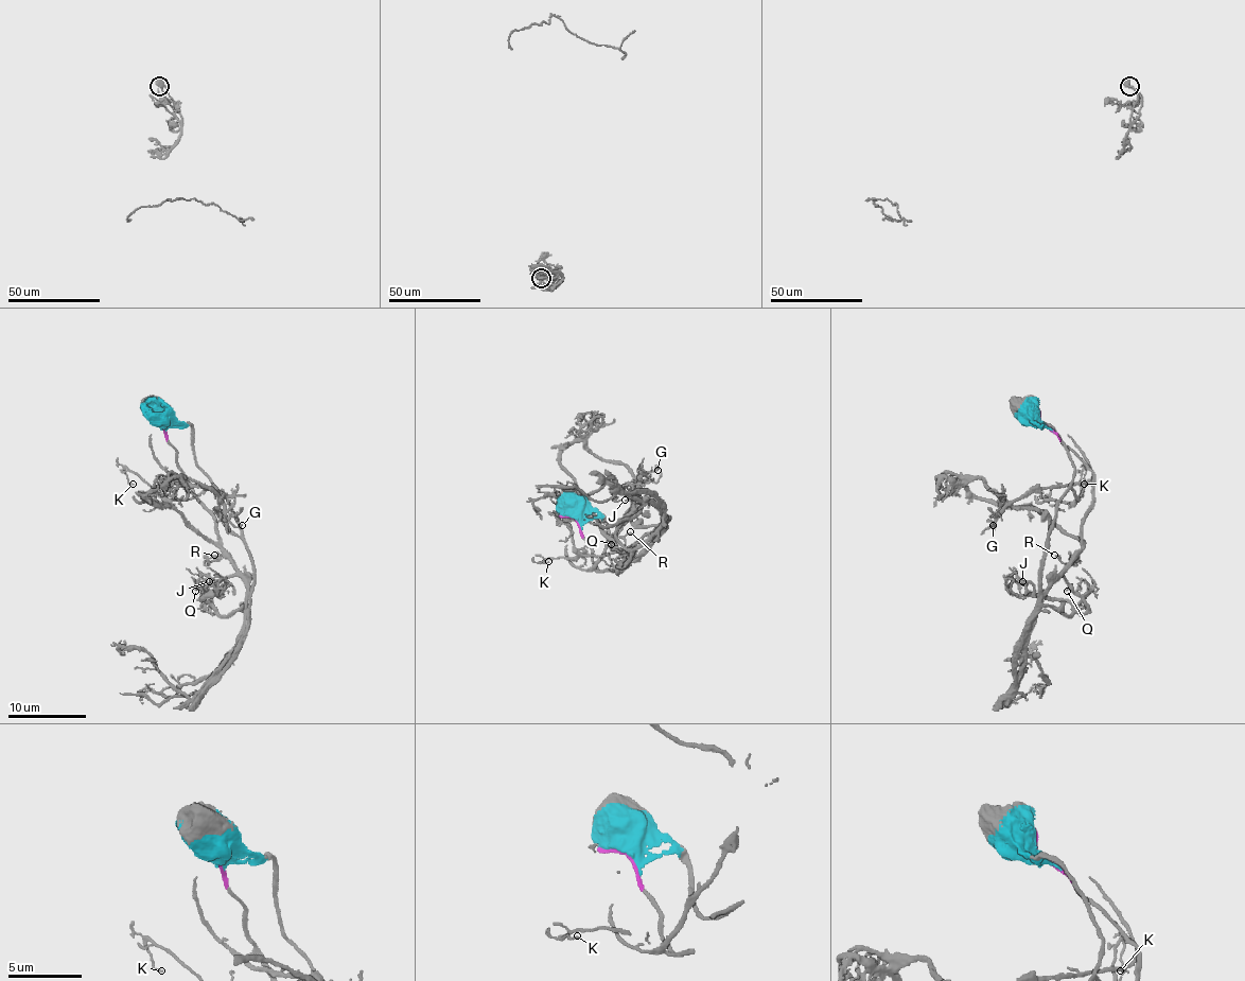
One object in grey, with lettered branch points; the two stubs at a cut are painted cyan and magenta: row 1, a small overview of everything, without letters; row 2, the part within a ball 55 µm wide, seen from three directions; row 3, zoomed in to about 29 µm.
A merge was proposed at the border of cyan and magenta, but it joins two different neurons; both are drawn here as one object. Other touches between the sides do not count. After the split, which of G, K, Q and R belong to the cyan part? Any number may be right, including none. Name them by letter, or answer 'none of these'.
K

